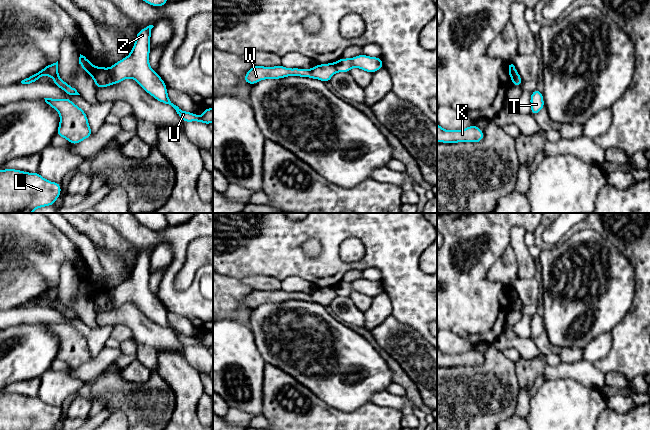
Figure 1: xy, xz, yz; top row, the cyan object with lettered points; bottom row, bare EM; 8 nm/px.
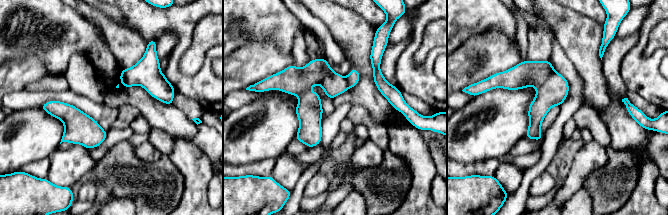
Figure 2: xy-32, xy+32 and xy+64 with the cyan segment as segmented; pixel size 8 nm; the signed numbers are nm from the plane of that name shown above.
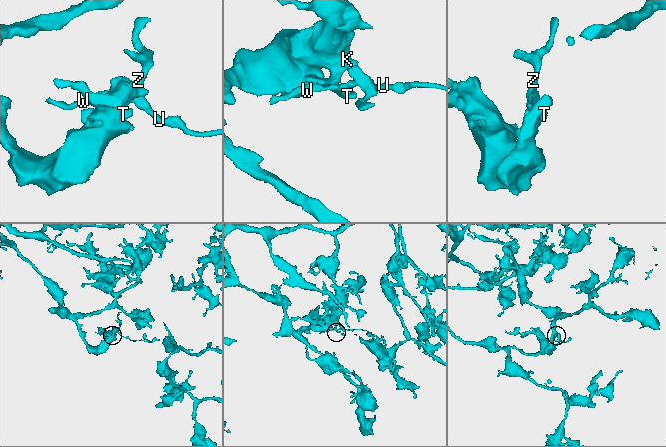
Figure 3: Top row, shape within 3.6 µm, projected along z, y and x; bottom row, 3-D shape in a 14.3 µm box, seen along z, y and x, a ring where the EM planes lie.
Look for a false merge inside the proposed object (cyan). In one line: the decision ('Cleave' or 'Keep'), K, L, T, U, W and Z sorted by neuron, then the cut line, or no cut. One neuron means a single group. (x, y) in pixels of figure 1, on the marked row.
Cleave. Groups: K L T W / U Z. Split along xy (108, 69), (114, 83)

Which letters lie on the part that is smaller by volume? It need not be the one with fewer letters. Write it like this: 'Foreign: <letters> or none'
Foreign: U, Z

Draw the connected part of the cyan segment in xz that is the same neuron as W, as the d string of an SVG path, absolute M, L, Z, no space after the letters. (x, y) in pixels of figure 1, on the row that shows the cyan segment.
M334 63L318 64L311 69L286 68L282 65L274 67L253 66L244 76L244 82L248 84L256 84L263 79L281 79L283 77L298 76L319 79L326 84L331 77L337 72Z

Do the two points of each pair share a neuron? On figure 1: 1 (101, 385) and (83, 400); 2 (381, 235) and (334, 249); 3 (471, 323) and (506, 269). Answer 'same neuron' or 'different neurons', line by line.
1: different neurons
2: same neuron
3: different neurons

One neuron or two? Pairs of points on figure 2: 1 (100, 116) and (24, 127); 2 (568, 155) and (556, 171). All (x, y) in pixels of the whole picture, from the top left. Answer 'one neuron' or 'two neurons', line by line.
1: two neurons
2: one neuron

